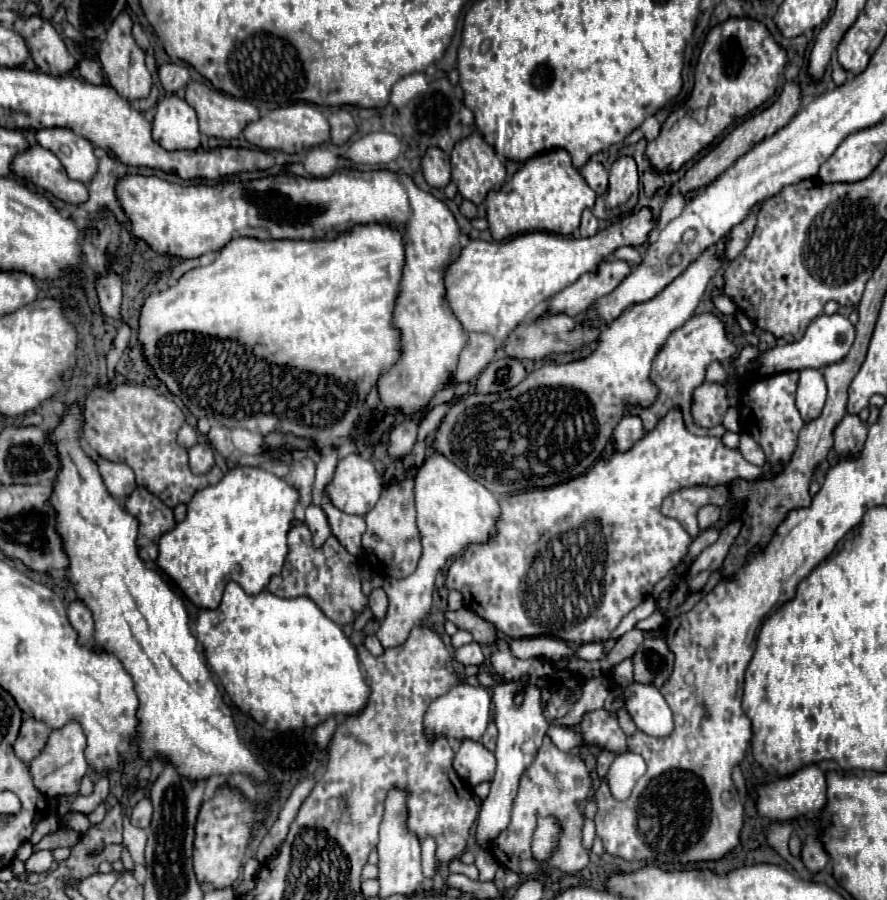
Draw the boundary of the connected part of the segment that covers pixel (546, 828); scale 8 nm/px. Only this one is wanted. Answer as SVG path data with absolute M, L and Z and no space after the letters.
M542 818L540 820L538 830L534 834L534 840L532 840L532 852L534 852L536 860L546 860L552 856L558 834L560 834L560 828L556 826L554 818Z

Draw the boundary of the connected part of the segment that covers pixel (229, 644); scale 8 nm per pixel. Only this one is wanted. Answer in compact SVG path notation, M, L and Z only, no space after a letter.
M228 582L220 608L200 610L196 638L198 632L208 664L218 674L232 702L268 730L316 728L336 714L356 716L368 704L370 688L360 670L354 644L346 638L342 628L324 616L324 612L320 612L320 608L306 596L278 598L268 590L250 596L240 584Z

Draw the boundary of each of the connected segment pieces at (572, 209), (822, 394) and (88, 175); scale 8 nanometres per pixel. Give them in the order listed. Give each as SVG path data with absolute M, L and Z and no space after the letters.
M558 148L538 154L526 160L500 190L492 190L488 194L486 212L492 238L504 240L524 232L552 232L568 236L580 226L580 214L584 208L592 208L594 200L594 190L572 166L568 152Z
M802 370L798 392L796 392L796 406L804 422L816 420L820 416L826 402L826 382L820 370Z
M44 128L36 132L36 140L40 146L56 152L60 162L64 164L68 176L72 180L80 180L88 184L96 174L98 160L94 156L94 148L86 138L76 136L68 128Z

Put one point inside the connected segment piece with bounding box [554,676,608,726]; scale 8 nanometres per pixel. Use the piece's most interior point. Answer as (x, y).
(594, 693)

